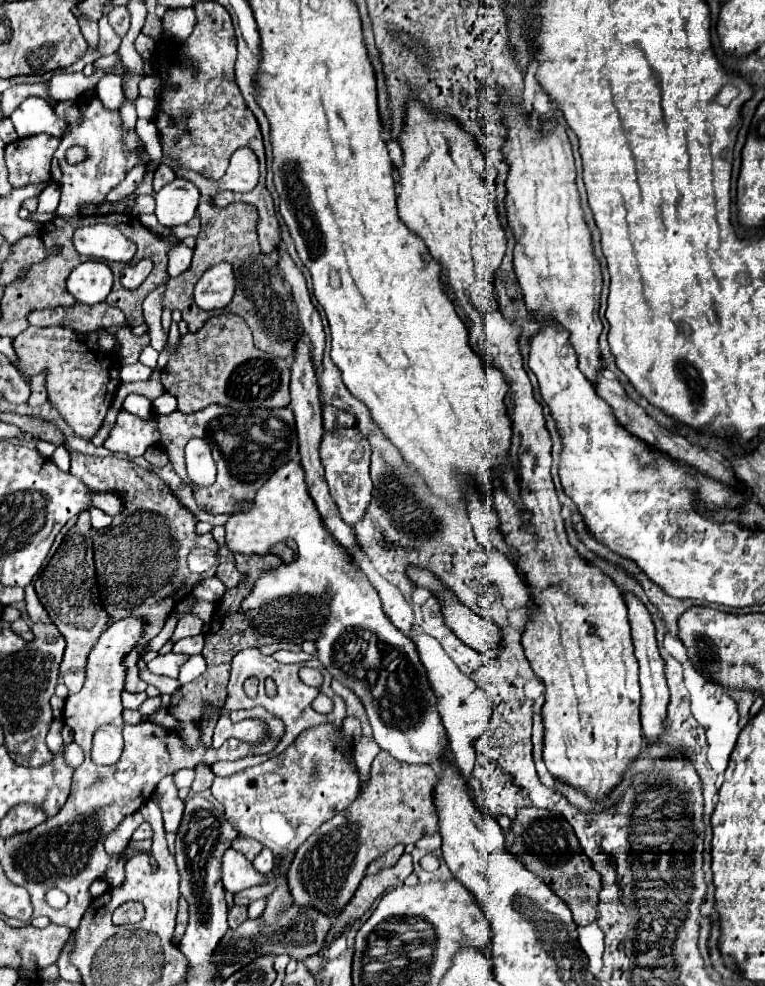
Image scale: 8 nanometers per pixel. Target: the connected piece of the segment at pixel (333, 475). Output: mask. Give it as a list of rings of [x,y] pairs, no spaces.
[[[337,427],[333,431],[323,431],[321,463],[325,467],[325,479],[329,483],[331,497],[335,499],[343,521],[349,525],[355,525],[363,517],[371,501],[373,483],[369,477],[369,455],[369,441],[361,435],[357,427]]]

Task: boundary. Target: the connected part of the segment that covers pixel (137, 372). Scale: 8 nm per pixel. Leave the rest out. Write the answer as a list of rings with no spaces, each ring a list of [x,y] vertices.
[[[141,363],[135,365],[123,365],[121,367],[121,381],[147,381],[151,377],[153,369],[145,367]]]

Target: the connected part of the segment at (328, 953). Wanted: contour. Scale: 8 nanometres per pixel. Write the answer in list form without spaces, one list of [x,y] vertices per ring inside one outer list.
[[[346,932],[336,937],[331,947],[323,952],[324,962],[337,958],[341,953],[347,949]]]

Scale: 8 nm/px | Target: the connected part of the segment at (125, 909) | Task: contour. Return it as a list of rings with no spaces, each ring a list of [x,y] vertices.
[[[123,903],[113,913],[113,923],[121,925],[121,921],[141,921],[143,919],[143,905],[141,903]]]

